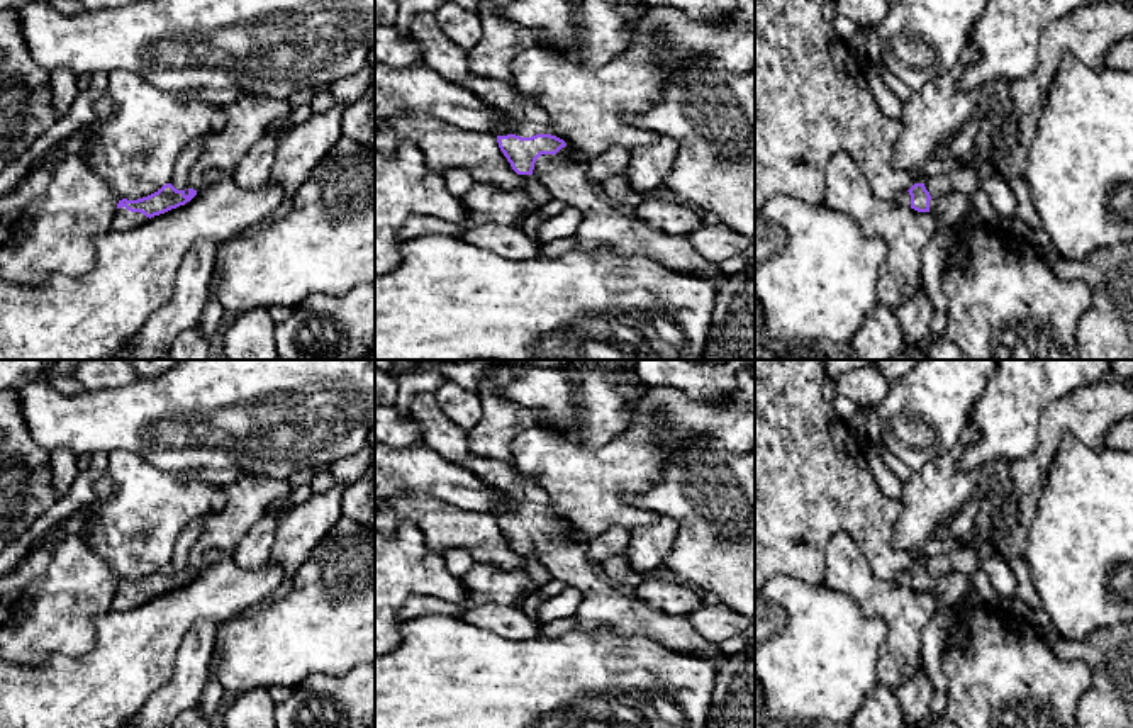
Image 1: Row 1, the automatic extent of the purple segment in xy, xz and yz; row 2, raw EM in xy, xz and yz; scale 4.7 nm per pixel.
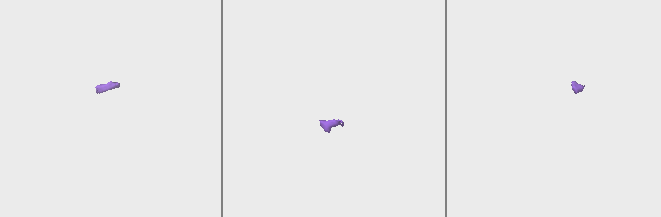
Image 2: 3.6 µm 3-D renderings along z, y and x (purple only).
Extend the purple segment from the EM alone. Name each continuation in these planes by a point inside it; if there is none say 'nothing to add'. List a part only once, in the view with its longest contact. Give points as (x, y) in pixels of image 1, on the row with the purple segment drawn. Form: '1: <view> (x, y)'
1: xz (440, 53)
2: xz (606, 223)

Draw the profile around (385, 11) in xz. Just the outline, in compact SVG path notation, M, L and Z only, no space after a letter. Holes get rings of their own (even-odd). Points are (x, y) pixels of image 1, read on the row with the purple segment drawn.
M375 0L375 24L393 24L397 12L397 0Z

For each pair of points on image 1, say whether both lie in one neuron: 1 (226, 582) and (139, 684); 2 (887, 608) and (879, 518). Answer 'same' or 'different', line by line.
1: same
2: different

